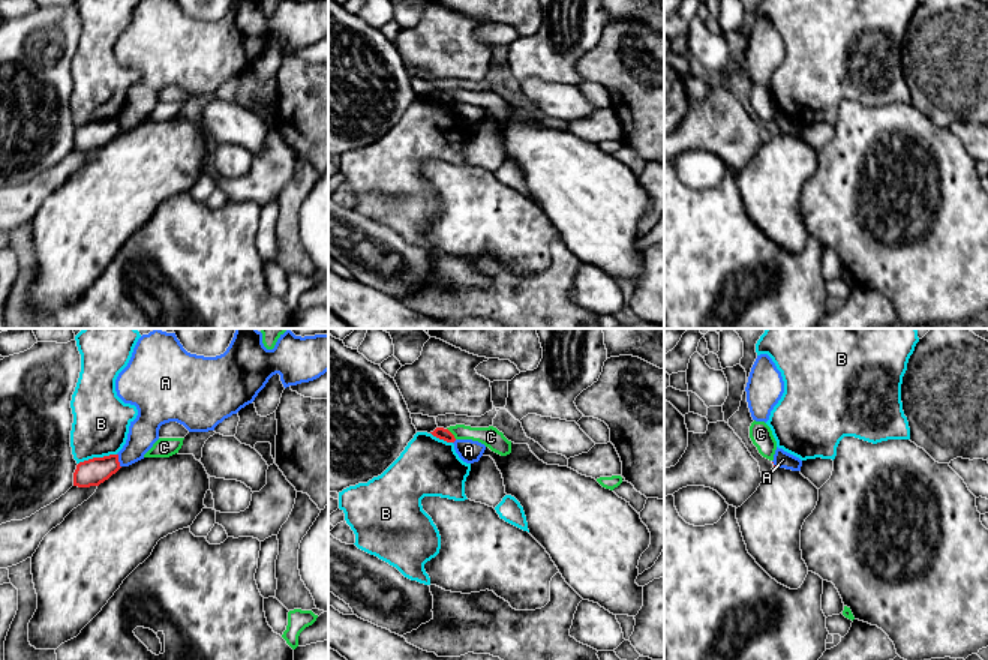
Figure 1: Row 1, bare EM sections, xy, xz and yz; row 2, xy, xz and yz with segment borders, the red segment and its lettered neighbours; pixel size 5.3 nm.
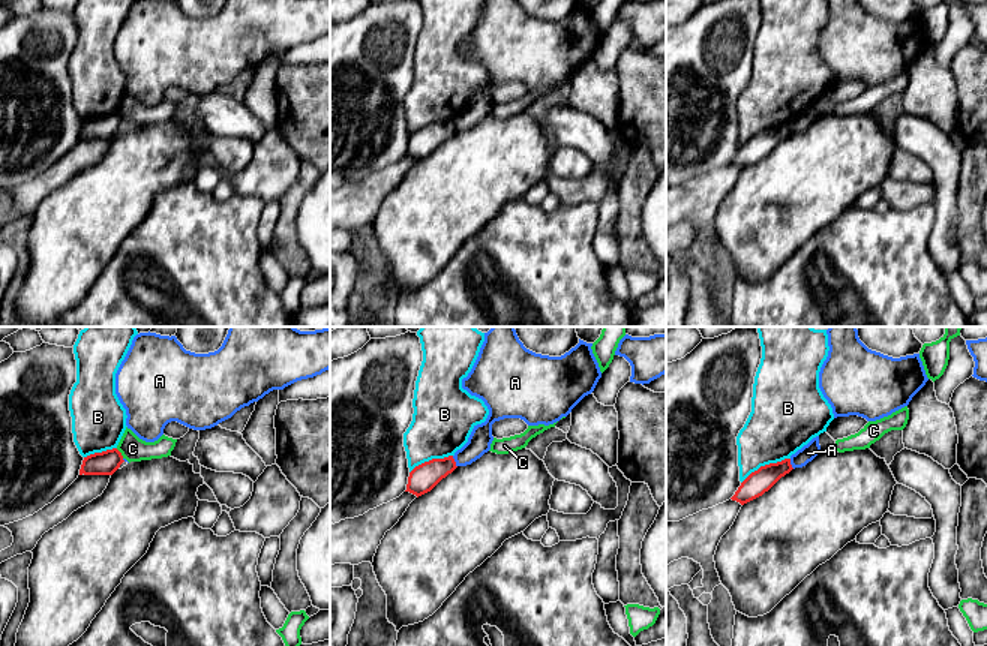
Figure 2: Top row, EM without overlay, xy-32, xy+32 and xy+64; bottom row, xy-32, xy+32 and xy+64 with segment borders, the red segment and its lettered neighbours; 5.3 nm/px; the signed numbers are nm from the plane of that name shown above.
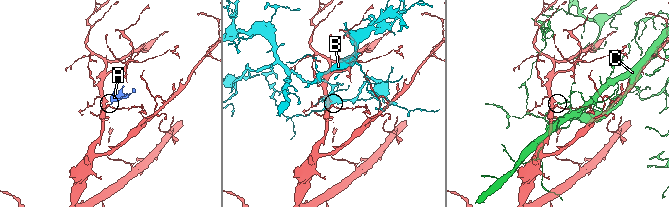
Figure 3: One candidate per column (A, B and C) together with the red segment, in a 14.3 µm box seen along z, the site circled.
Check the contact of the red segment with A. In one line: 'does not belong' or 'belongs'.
does not belong

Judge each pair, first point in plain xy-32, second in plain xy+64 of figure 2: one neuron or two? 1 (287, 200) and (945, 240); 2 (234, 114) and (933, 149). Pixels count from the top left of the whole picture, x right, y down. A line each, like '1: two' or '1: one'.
1: two
2: one

